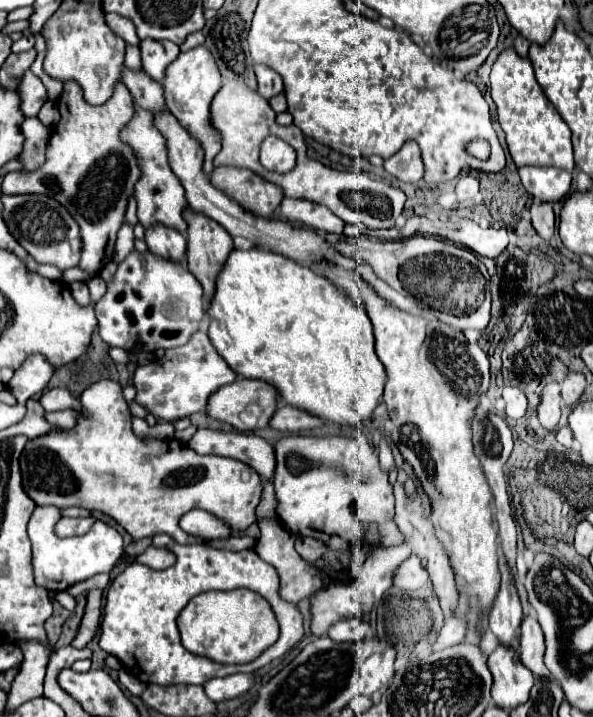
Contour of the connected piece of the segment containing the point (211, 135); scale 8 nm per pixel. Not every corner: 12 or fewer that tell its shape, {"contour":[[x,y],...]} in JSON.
{"contour":[[206,46],[166,68],[164,98],[200,140],[204,174],[220,150],[210,102],[222,86]]}

